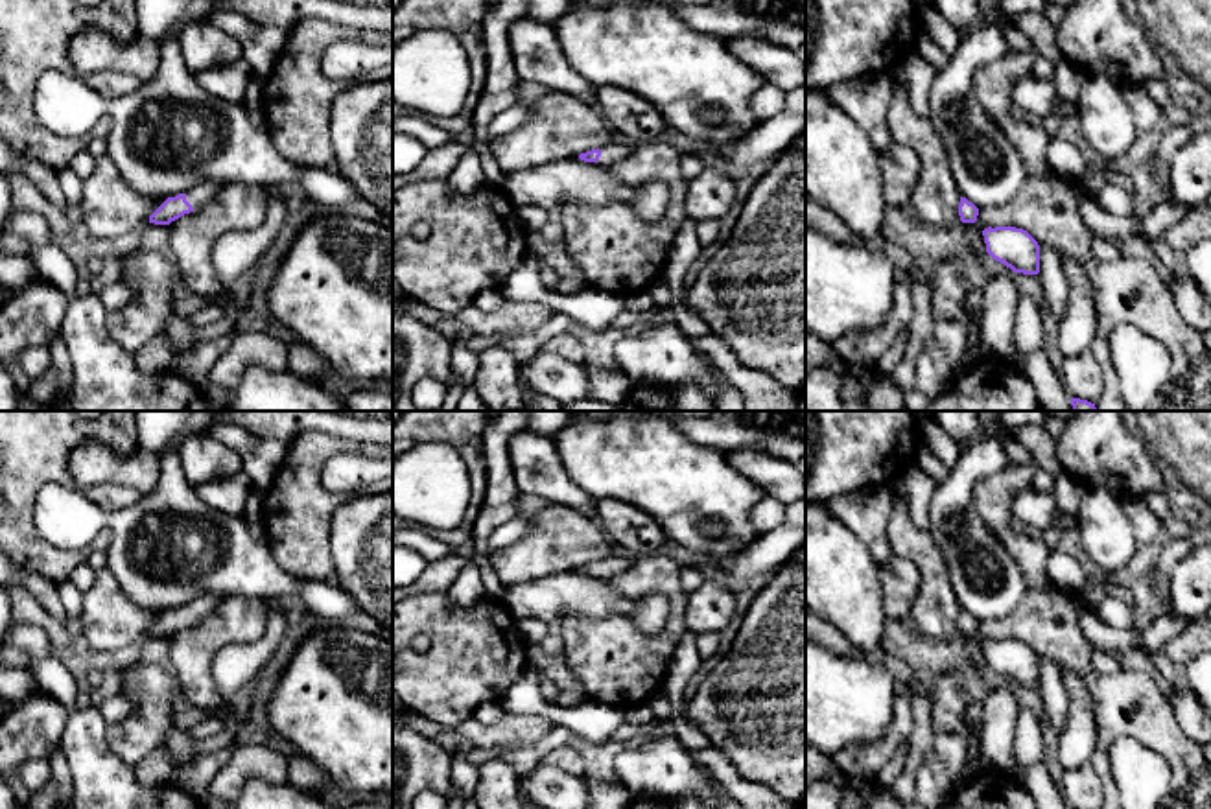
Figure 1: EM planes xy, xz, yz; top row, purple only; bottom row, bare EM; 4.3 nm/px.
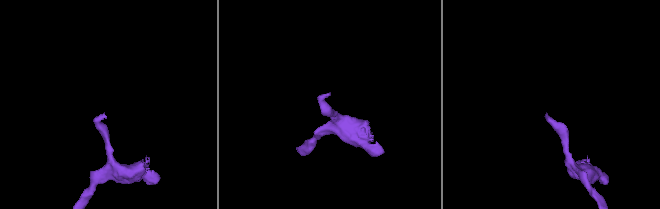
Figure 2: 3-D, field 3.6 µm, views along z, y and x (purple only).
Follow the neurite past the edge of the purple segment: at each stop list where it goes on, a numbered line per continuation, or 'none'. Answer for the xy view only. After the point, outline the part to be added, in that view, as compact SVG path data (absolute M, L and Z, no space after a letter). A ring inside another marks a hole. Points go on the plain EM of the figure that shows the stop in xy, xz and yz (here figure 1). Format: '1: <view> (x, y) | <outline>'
1: xy (203, 605) | M199 595L186 604L186 614L192 617L194 625L197 625L210 616L221 601L223 599L218 595Z

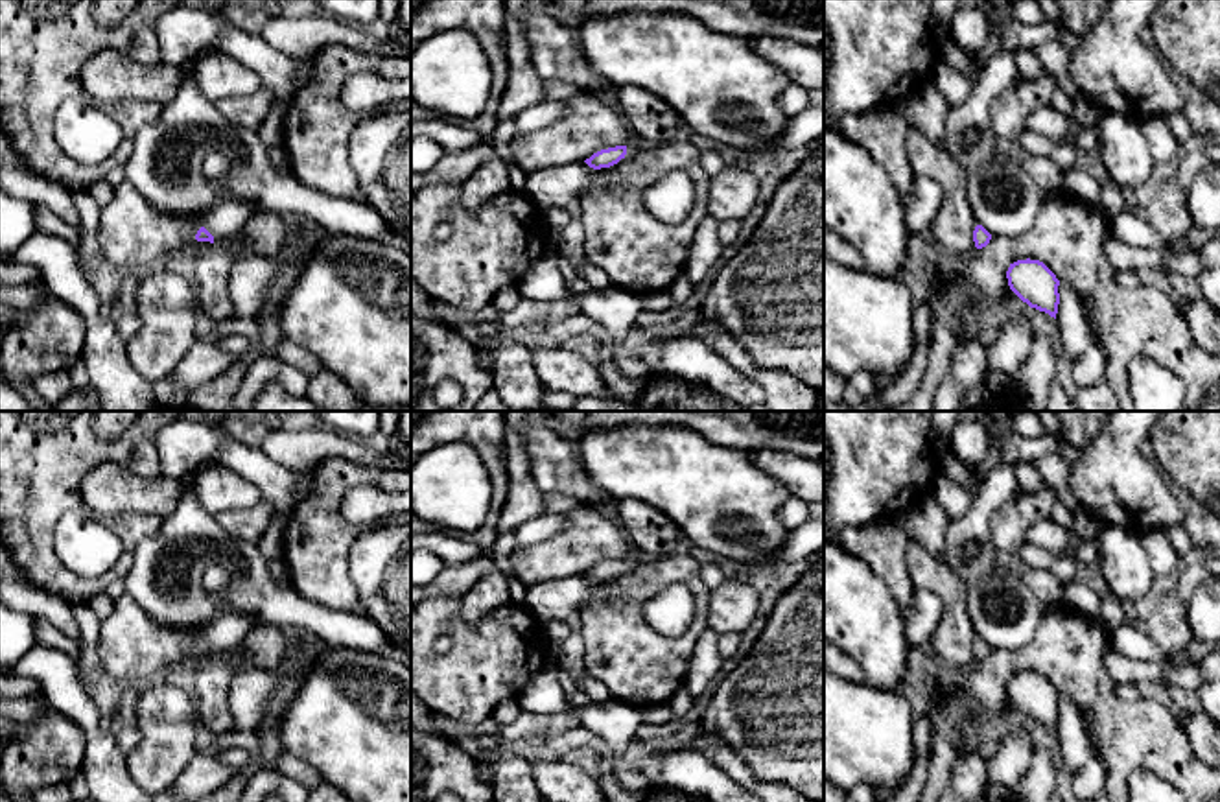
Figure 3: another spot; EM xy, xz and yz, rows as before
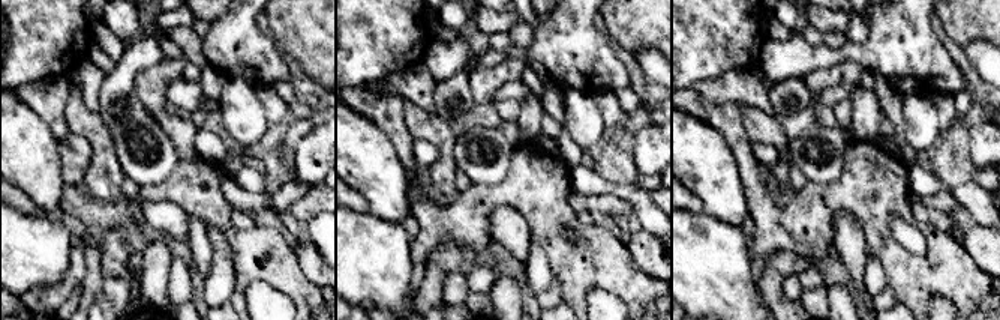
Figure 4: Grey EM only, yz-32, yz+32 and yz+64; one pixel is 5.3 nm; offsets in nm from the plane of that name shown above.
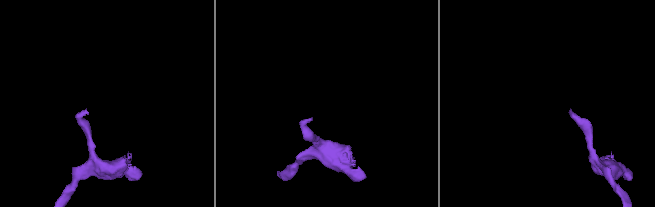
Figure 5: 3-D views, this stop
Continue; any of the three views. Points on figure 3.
1: xy (225, 633) | M223 610L203 631L201 640L205 640L214 649L214 656L221 656L238 647L254 625L256 619L247 614Z

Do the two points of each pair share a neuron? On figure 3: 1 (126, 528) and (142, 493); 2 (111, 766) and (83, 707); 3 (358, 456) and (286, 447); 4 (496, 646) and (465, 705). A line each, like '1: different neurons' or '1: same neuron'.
1: different neurons
2: same neuron
3: same neuron
4: same neuron

